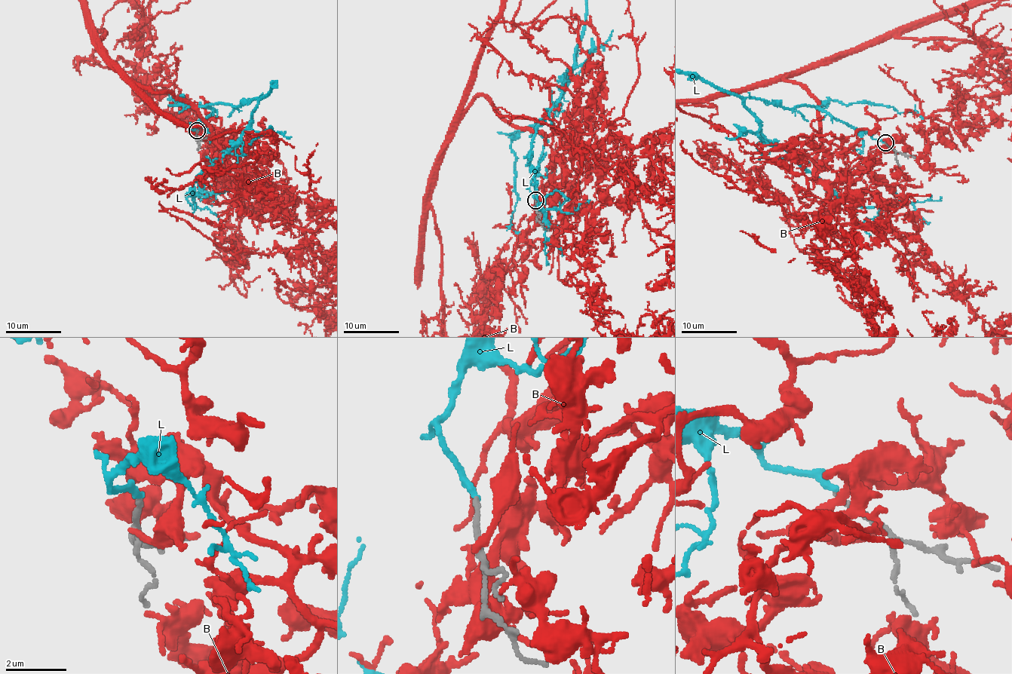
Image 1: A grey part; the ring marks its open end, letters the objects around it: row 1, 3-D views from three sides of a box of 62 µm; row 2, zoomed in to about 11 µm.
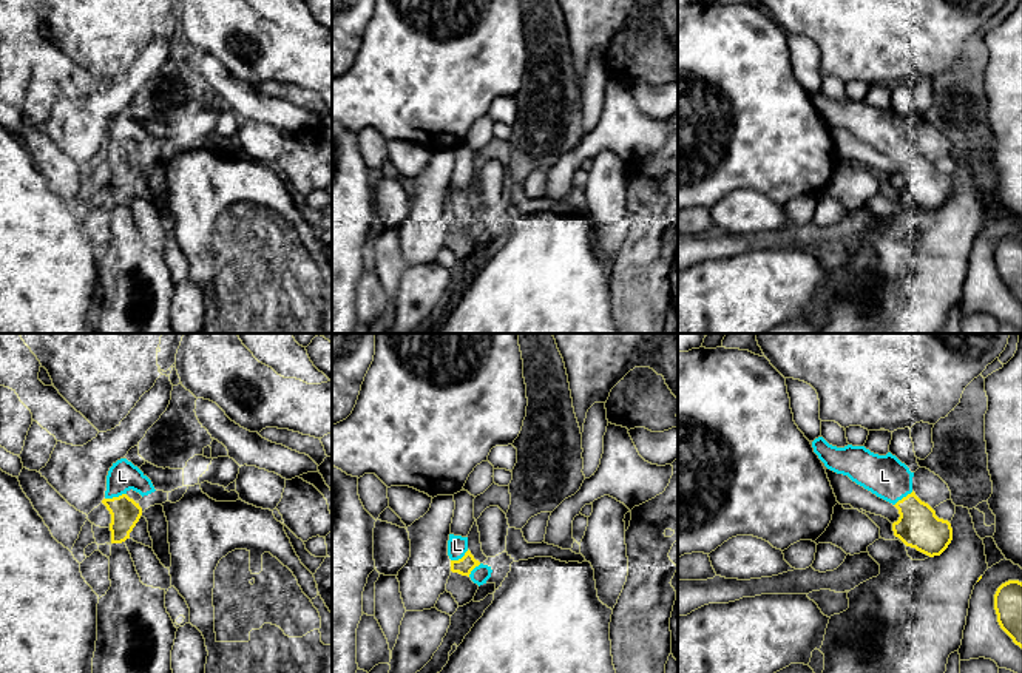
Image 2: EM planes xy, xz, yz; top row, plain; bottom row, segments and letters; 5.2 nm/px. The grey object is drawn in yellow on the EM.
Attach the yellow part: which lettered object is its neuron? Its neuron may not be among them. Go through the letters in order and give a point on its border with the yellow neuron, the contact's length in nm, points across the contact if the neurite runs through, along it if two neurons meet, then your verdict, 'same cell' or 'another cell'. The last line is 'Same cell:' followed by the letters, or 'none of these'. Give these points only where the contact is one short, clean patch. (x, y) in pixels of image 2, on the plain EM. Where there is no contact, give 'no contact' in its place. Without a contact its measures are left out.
B: no contact | another cell
L: xy (115, 152) | 120 nm | same cell
Same cell: L

